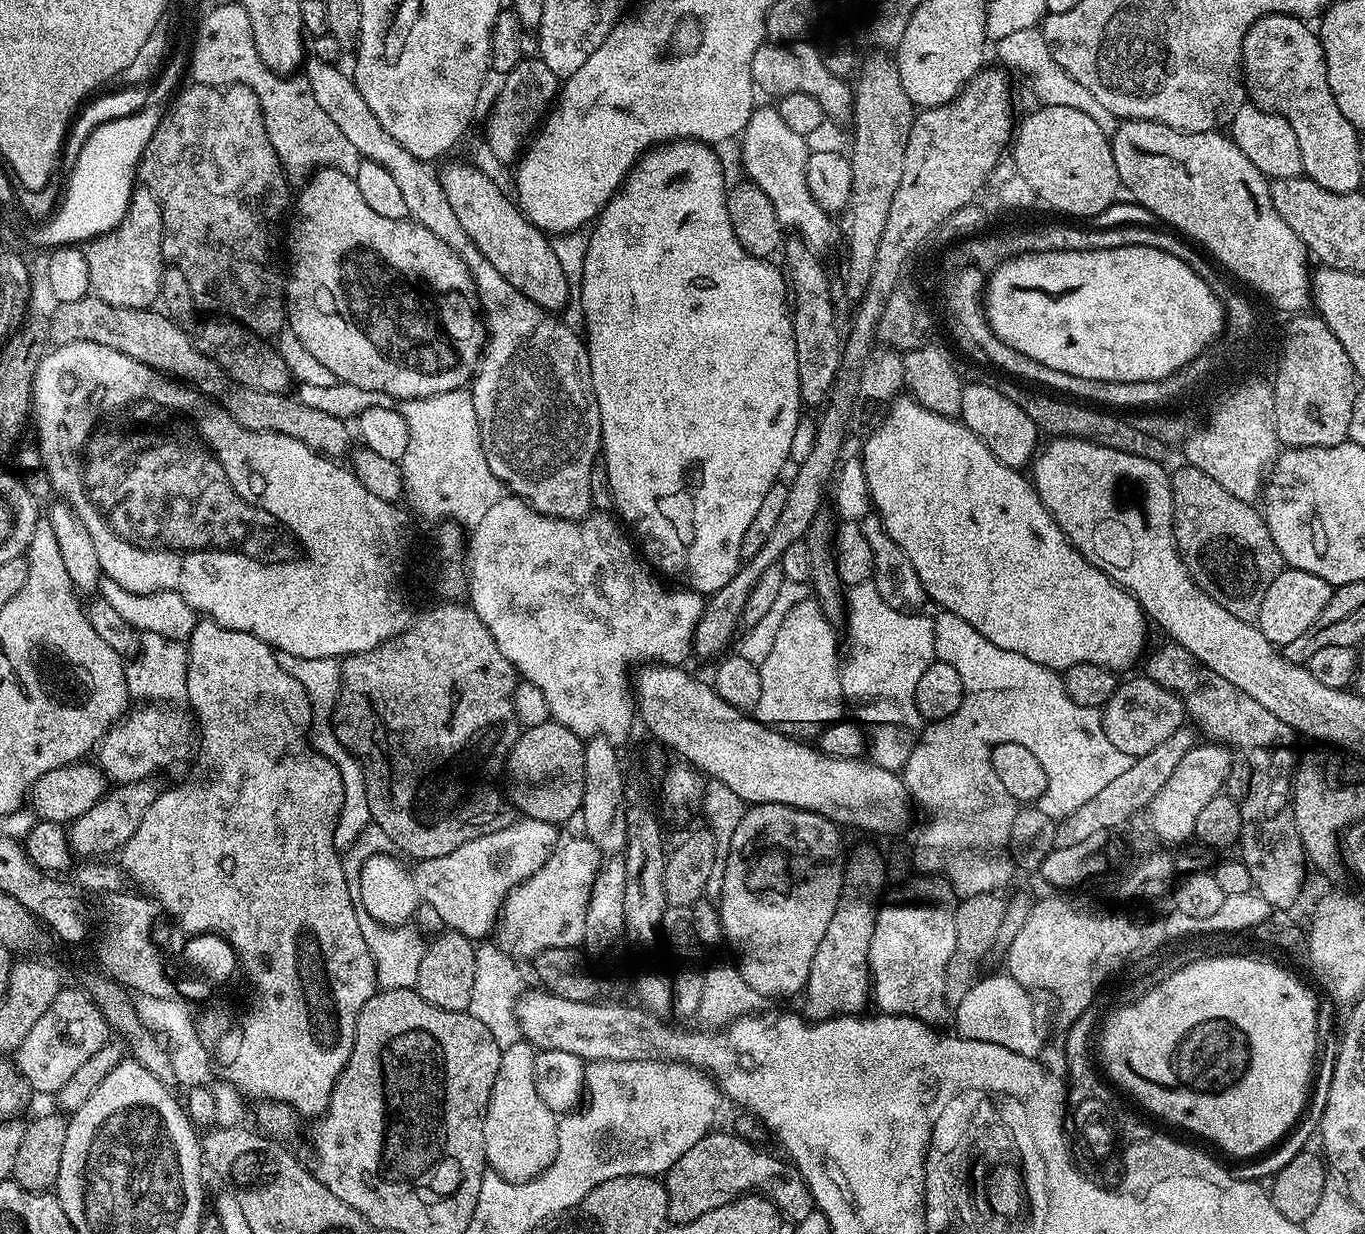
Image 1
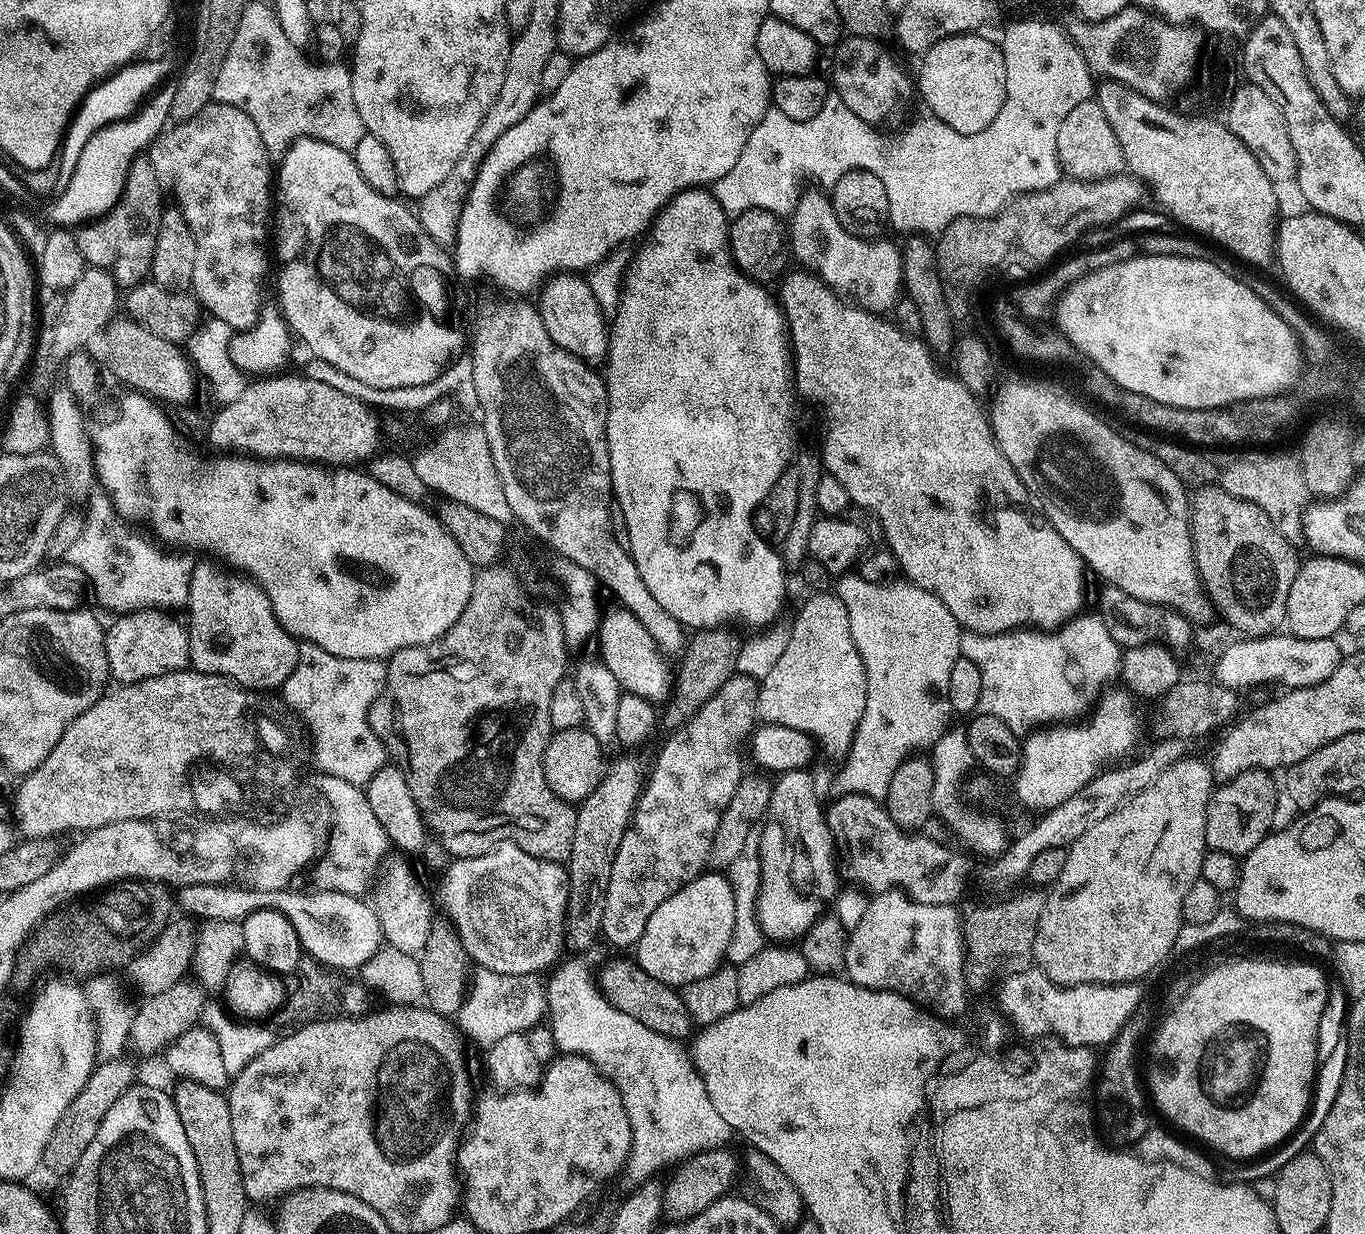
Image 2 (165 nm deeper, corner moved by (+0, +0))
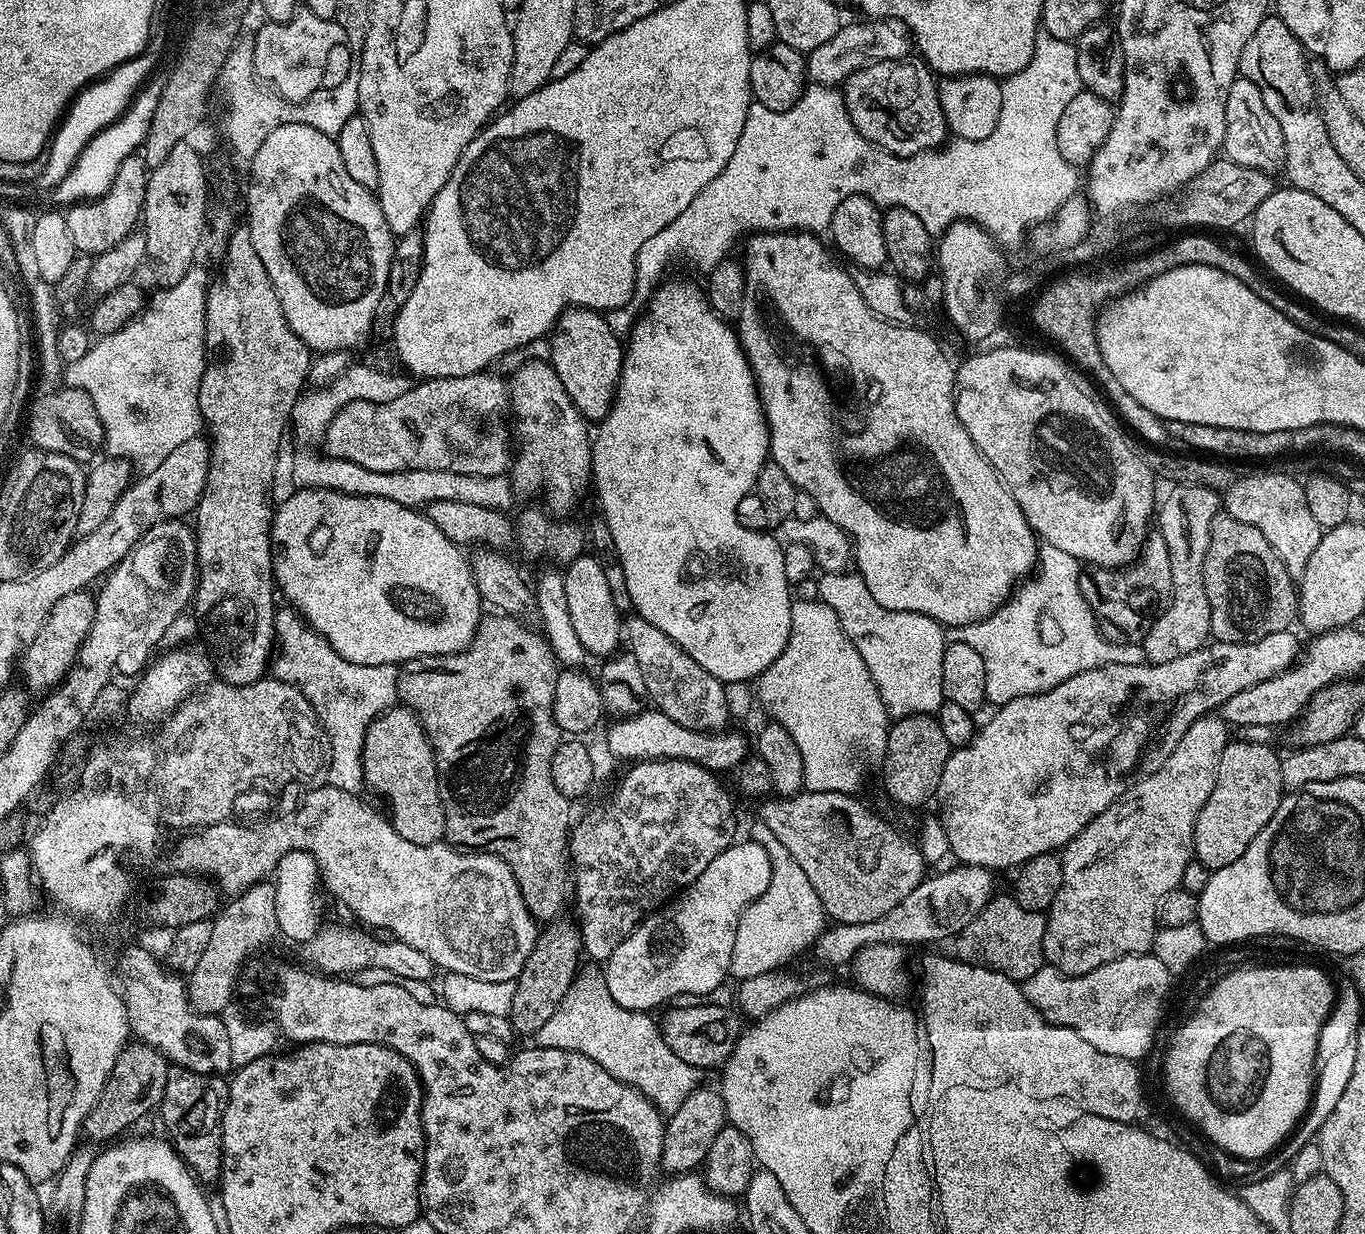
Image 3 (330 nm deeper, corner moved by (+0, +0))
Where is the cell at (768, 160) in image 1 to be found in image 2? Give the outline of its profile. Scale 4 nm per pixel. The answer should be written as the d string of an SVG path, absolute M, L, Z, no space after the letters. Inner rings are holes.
M801 191L786 224L786 240L789 245L792 243L792 252L801 269L816 276L825 287L847 298L853 305L867 312L888 314L902 296L902 252L897 245L895 248L890 241L880 239L855 236L846 231L834 214L831 199L820 192Z

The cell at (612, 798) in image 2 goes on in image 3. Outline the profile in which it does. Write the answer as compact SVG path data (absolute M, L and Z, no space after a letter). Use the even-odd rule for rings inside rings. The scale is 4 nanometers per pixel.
M562 918L549 923L545 928L537 933L535 946L515 980L515 992L508 1015L508 1022L511 1022L513 1028L528 1036L535 1035L542 1028L568 993L578 974L578 960L583 953L579 927L573 921L566 922Z

